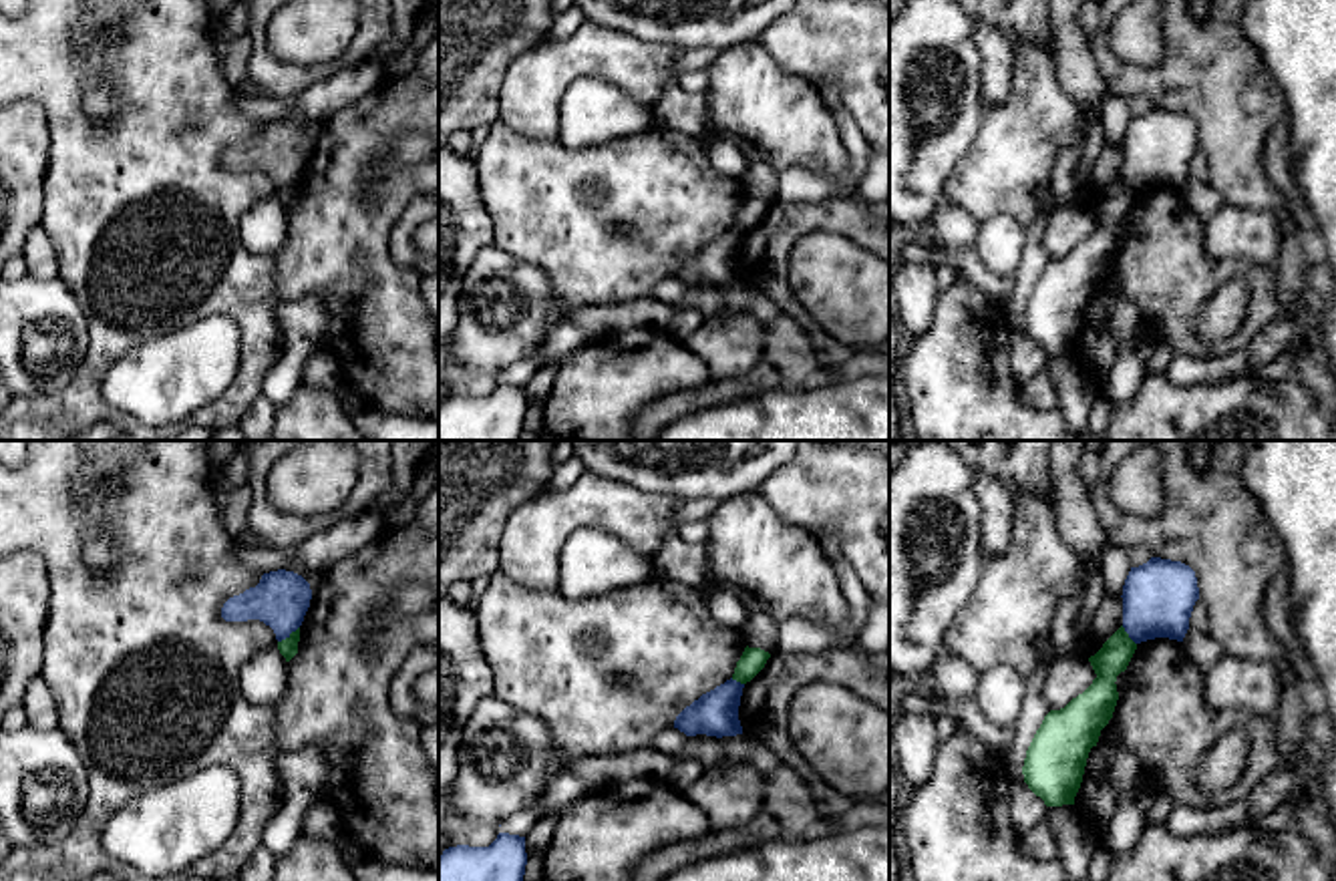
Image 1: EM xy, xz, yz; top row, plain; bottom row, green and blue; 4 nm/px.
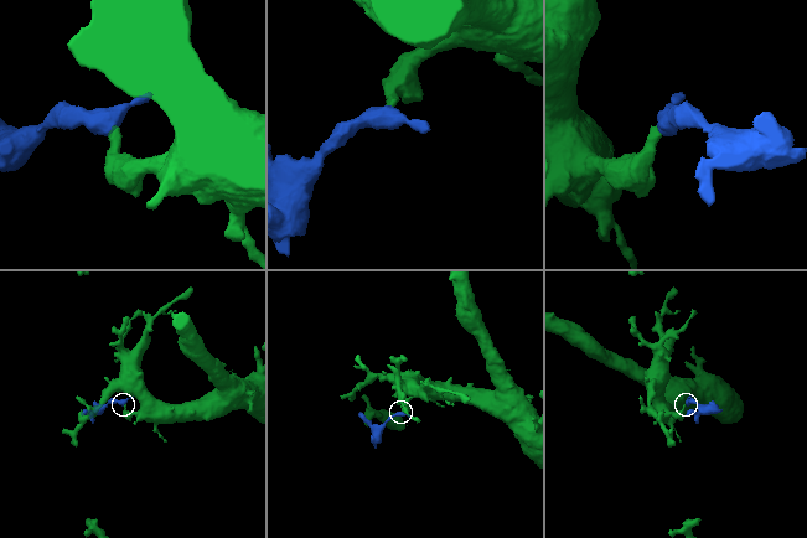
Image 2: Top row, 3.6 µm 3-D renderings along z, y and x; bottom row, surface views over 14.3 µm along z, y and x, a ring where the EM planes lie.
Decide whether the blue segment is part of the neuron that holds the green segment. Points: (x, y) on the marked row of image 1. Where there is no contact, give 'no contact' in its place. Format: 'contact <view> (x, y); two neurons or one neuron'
contact xy (290, 634); two neurons

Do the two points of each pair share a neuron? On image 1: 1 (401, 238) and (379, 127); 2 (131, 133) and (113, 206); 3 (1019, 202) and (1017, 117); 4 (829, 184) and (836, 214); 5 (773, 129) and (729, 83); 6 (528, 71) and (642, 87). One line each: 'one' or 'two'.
1: two
2: one
3: one
4: two
5: one
6: one

